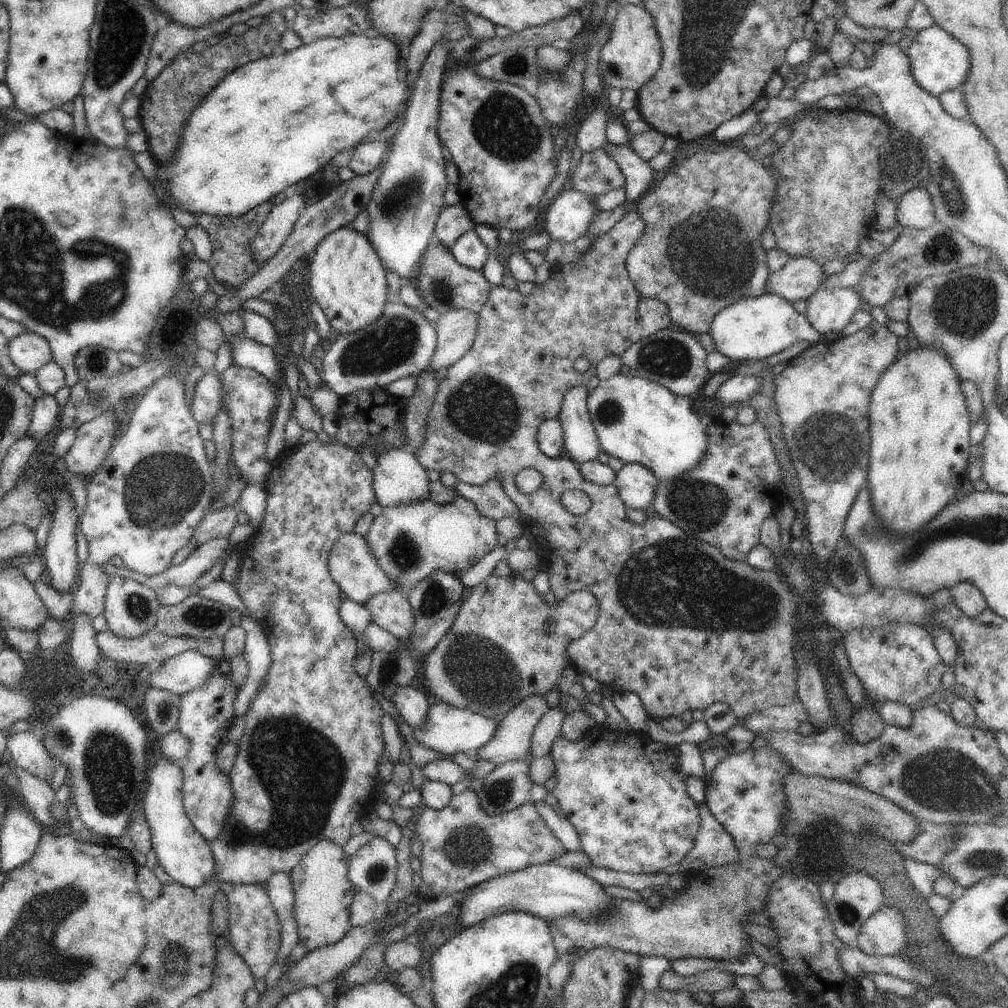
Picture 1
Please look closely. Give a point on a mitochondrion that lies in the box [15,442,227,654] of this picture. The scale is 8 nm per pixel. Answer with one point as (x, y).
(161, 490)

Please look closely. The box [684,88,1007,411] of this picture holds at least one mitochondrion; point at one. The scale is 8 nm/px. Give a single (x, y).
(965, 307)

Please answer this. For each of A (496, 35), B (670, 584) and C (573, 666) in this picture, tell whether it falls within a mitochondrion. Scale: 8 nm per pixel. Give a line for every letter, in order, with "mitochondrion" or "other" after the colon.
A: other
B: mitochondrion
C: other

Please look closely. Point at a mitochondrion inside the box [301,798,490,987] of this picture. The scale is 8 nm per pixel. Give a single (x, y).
(376, 874)

